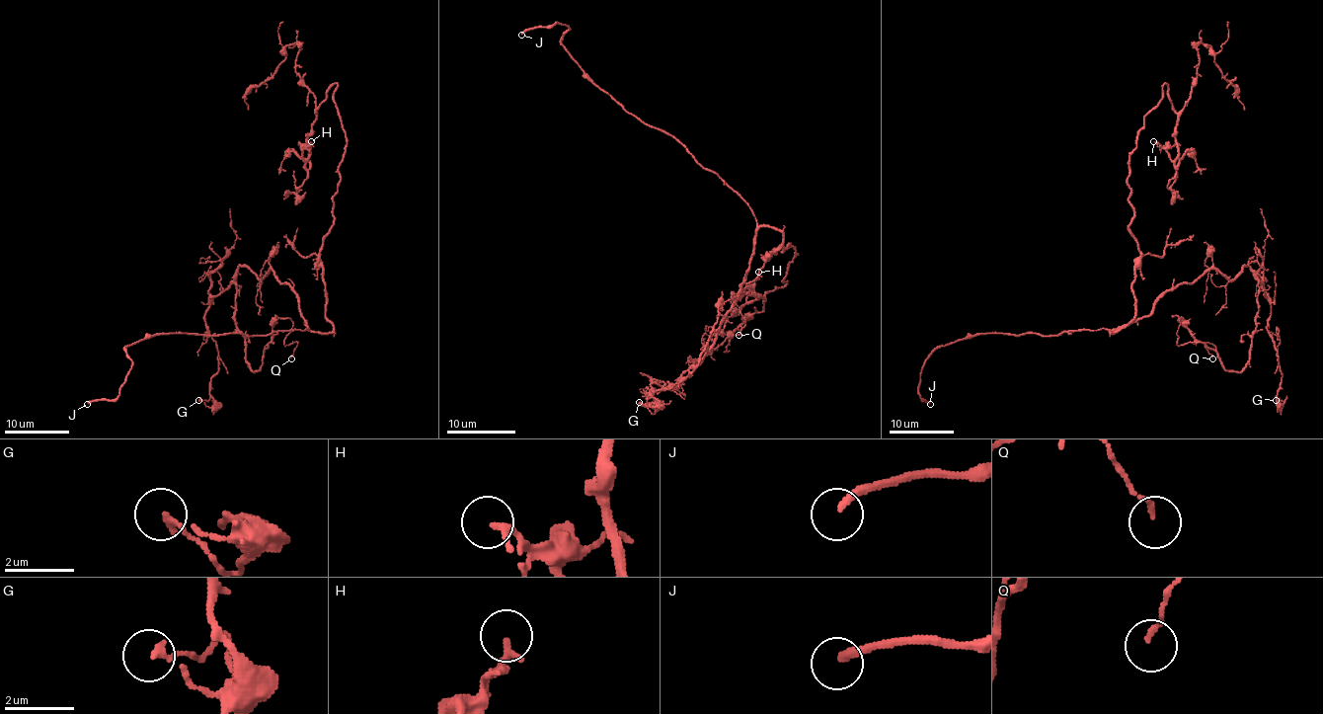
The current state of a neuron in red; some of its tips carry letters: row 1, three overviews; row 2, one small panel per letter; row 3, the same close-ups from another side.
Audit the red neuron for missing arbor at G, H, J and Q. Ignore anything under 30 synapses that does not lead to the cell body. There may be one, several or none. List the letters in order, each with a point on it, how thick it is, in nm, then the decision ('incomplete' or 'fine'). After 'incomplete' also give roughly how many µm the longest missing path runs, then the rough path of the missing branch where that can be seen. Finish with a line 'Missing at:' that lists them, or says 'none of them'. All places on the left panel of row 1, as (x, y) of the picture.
G: place (198, 400); calibre 170 nm; fine
H: place (311, 141); calibre 200 nm; fine
J: place (87, 404); calibre 240 nm; incomplete; missing 40 µm
Q: place (291, 358); calibre 110 nm; fine
Missing at: J

